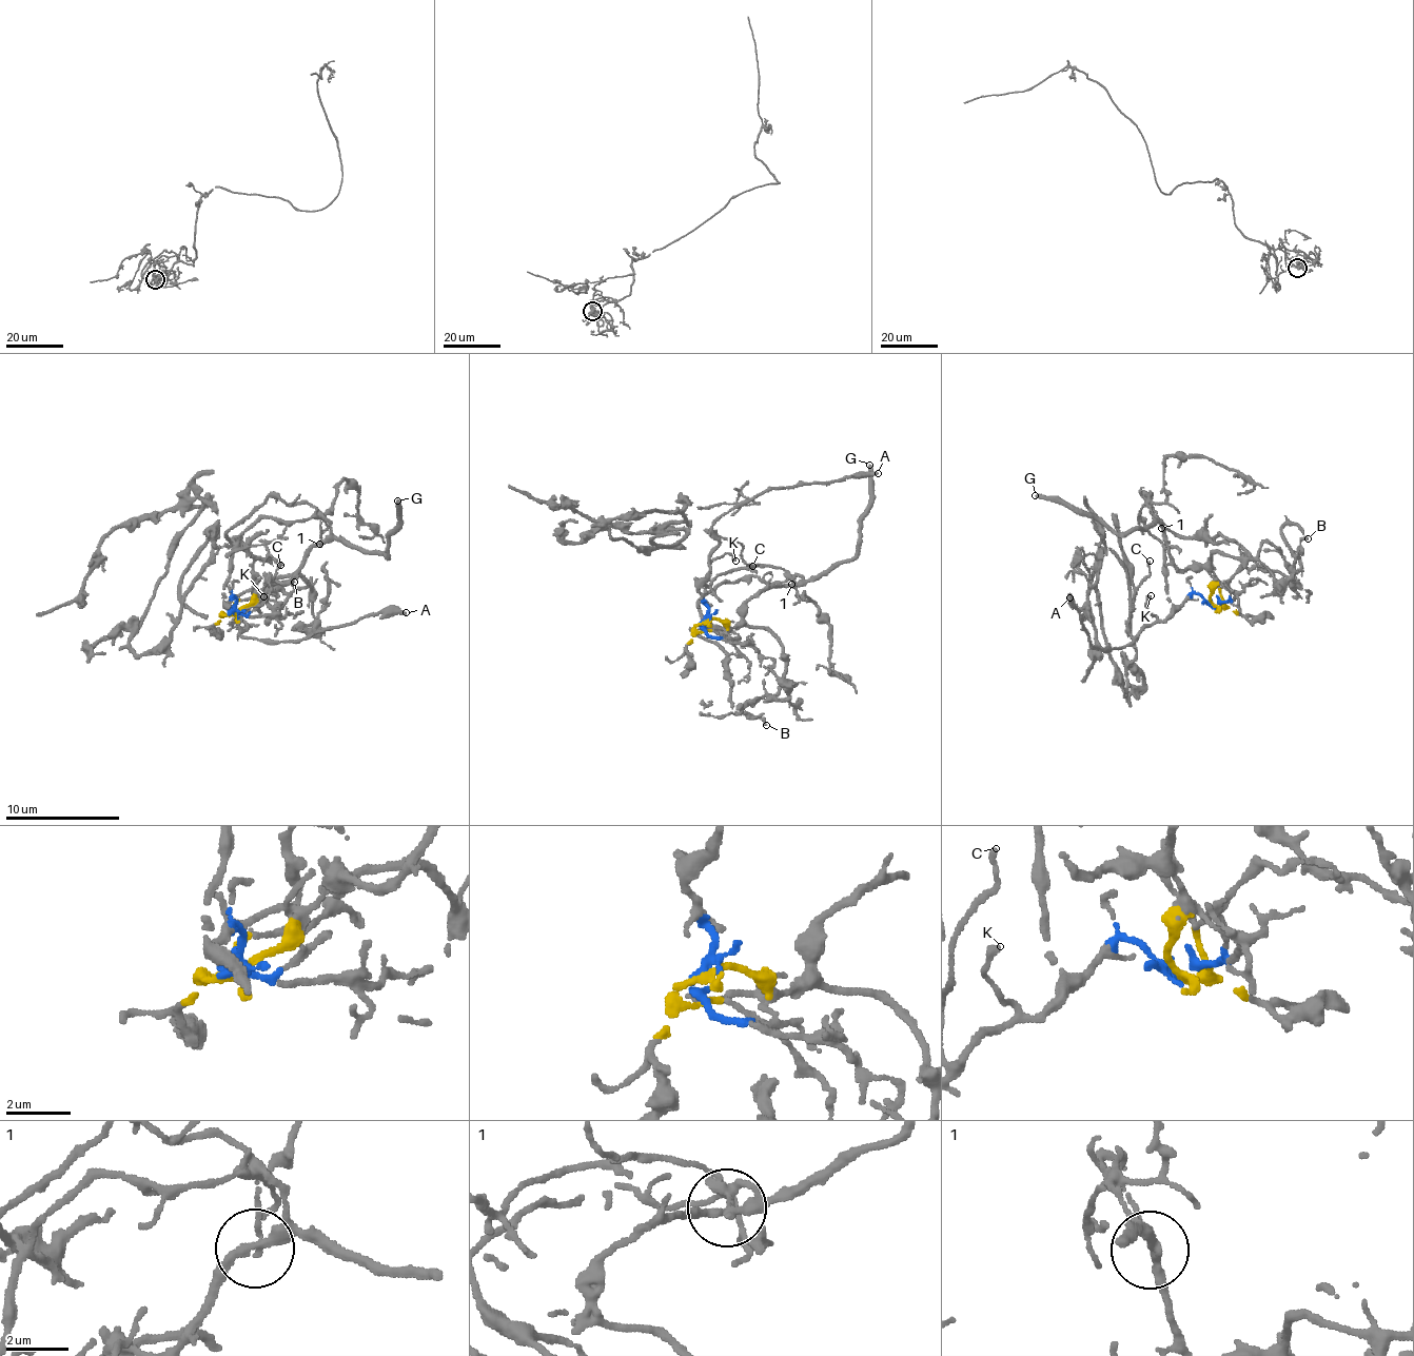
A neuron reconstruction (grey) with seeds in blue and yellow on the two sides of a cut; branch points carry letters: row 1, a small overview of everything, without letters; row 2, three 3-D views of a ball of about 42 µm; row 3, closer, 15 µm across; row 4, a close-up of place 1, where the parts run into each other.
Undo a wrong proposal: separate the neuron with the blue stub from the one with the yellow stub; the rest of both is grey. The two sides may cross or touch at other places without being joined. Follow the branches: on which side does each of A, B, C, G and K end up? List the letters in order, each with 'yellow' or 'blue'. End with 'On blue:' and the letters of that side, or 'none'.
A: blue
B: yellow
C: blue
G: yellow
K: blue
On blue: A, C, K

